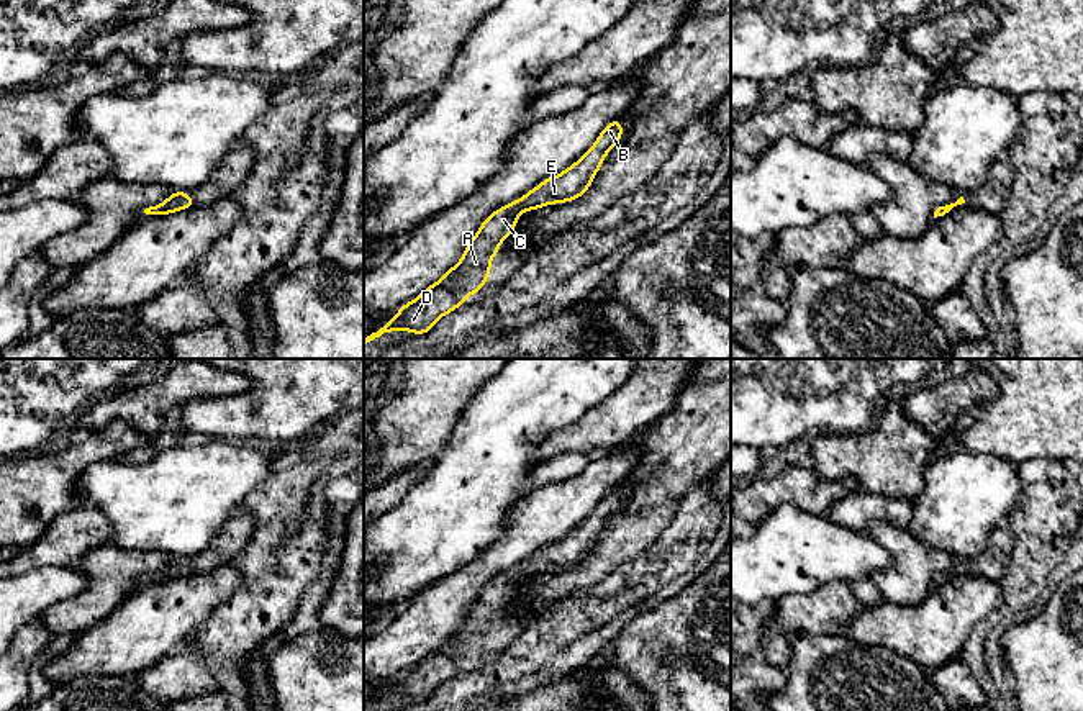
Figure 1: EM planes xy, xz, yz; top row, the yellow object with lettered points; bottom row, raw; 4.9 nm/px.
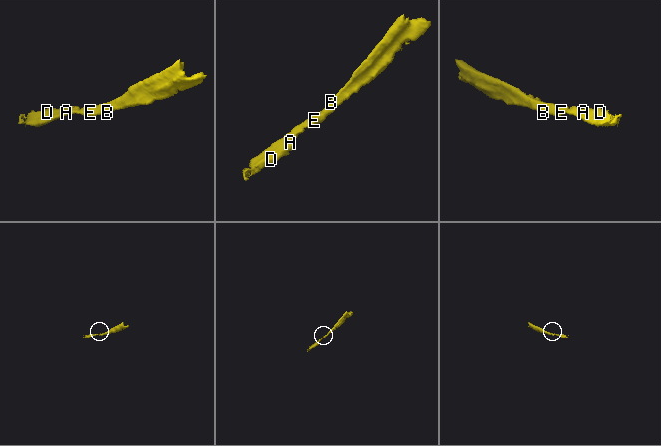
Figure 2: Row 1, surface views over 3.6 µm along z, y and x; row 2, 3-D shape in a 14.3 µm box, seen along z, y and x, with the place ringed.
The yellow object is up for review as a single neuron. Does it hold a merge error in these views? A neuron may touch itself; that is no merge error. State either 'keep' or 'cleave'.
keep

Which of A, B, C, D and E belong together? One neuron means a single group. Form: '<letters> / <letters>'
A B C D E

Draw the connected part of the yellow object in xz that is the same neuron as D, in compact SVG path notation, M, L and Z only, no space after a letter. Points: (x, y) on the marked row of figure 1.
M616 118L601 131L591 149L572 167L549 177L523 198L492 213L467 244L459 264L451 267L439 282L428 287L416 300L403 305L396 316L387 321L377 333L367 336L364 344L396 329L424 334L431 331L441 316L460 306L465 297L482 290L485 279L492 274L488 262L498 252L501 241L511 236L516 218L528 210L582 197L591 185L606 152L618 144L621 134L623 125Z

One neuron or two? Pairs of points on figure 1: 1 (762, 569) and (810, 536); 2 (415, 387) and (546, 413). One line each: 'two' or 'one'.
1: one
2: two

